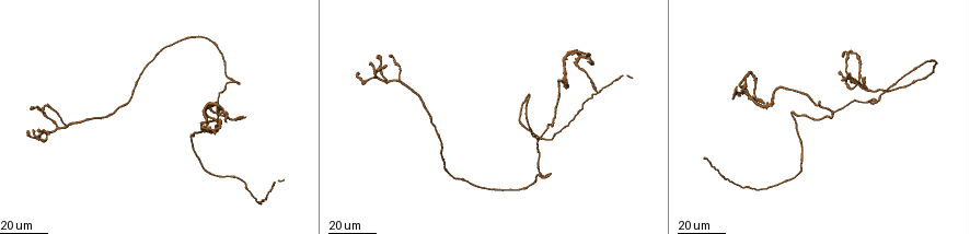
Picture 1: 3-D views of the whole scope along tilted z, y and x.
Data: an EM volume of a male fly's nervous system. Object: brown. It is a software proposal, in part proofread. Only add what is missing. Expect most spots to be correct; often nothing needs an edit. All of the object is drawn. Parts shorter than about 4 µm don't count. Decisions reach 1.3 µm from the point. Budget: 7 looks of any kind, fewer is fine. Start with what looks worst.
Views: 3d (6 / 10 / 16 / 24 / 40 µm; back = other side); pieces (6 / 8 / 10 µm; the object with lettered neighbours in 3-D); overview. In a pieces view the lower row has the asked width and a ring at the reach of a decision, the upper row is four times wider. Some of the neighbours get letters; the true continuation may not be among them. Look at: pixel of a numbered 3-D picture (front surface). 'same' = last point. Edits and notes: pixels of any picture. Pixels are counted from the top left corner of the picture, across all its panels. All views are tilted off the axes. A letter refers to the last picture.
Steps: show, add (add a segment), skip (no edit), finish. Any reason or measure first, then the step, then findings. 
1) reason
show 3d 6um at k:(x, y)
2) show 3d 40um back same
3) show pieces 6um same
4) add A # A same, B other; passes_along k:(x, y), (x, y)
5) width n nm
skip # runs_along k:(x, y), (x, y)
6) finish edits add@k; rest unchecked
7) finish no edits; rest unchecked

long arm stops here
show 3d 40um at 1:(633, 76)

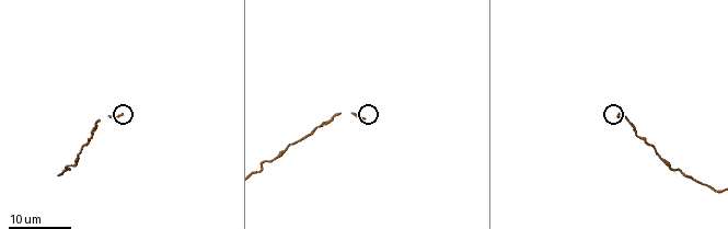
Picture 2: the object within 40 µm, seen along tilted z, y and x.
what lies round it
show pieces 10um at 2:(620, 115)

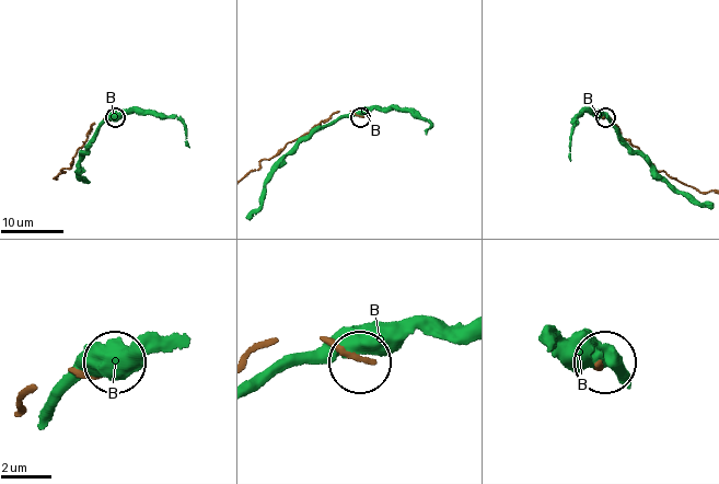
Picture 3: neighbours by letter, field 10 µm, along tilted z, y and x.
skip # B other; none of them fits

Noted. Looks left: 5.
branch stops here
show 3d 24um at 1:(737, 85)

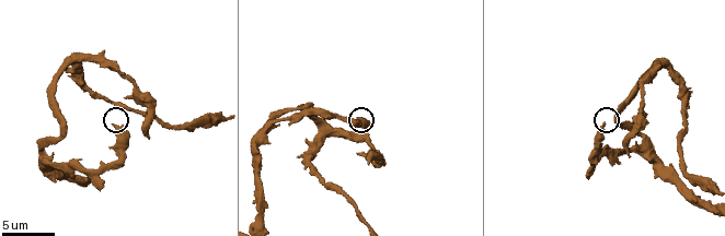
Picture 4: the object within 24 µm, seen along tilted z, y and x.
zoom in
show 3d 6um at 4:(605, 123)

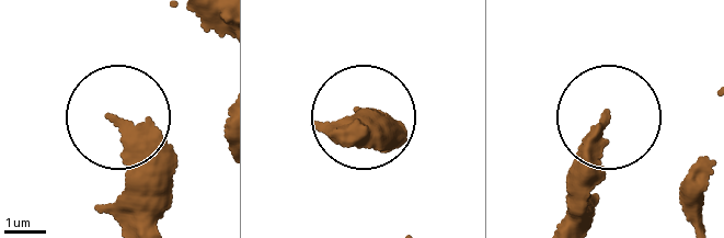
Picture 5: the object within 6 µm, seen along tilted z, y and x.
show pieces 8um at 5:(113, 119)

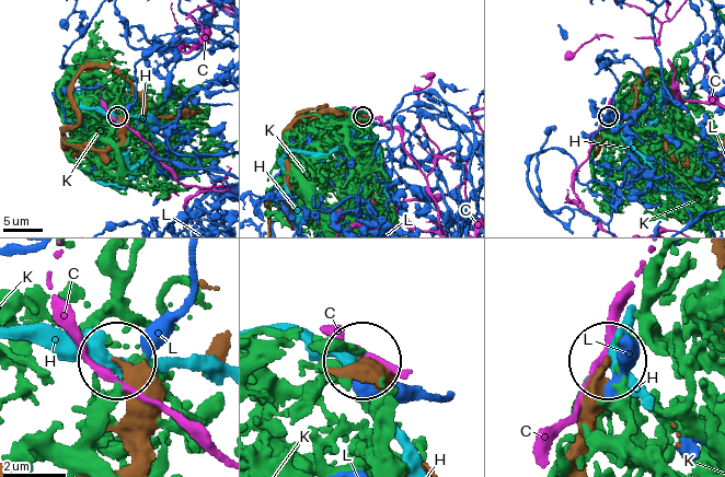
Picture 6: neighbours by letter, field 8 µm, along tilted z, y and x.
width 270 nm
skip # C other, H other, K other, L other; none of them fits

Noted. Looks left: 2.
an open end
show 3d 40um at 1:(32, 128)

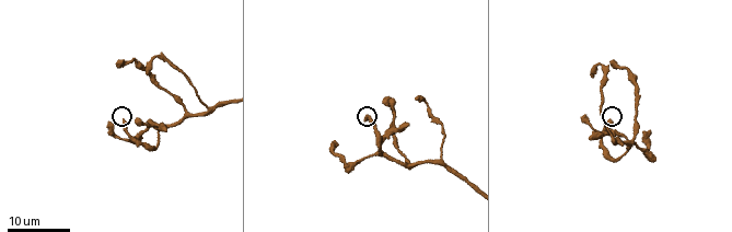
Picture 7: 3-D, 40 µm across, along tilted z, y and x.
show pieces 8um at 7:(608, 119)

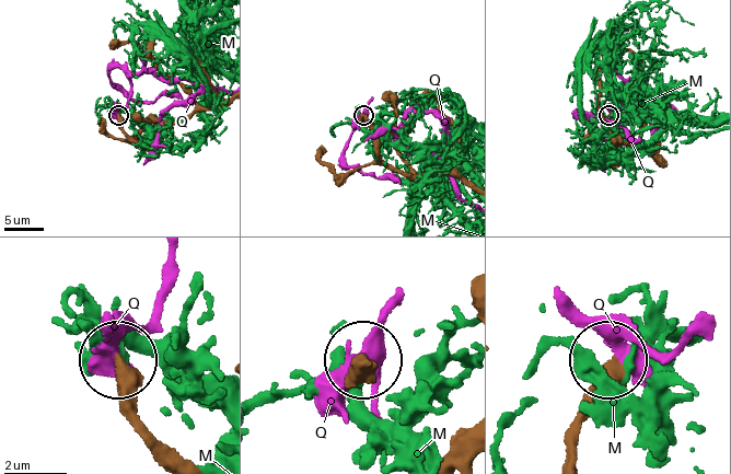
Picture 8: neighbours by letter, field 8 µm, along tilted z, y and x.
skip # M other, Q other; runs_along 8:(573, 459), (608, 363); no lettered segment goes on from it

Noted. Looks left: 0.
finish no edits; rest unchecked

